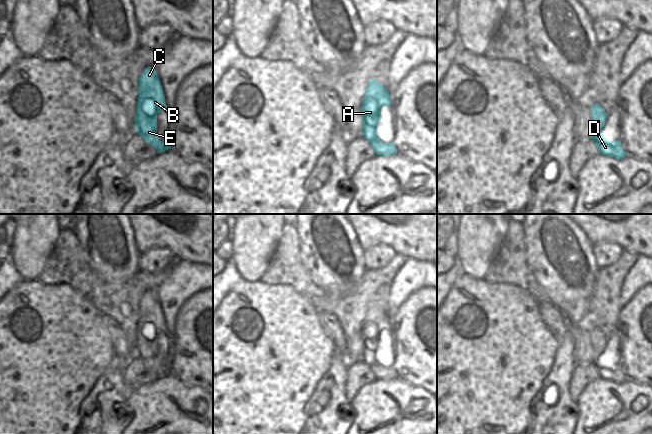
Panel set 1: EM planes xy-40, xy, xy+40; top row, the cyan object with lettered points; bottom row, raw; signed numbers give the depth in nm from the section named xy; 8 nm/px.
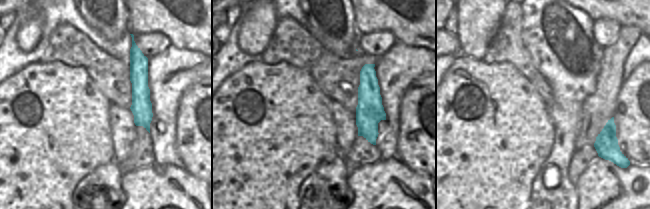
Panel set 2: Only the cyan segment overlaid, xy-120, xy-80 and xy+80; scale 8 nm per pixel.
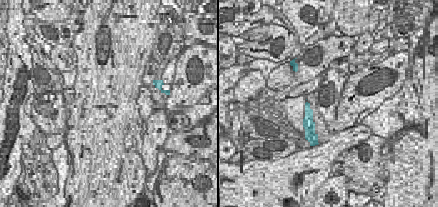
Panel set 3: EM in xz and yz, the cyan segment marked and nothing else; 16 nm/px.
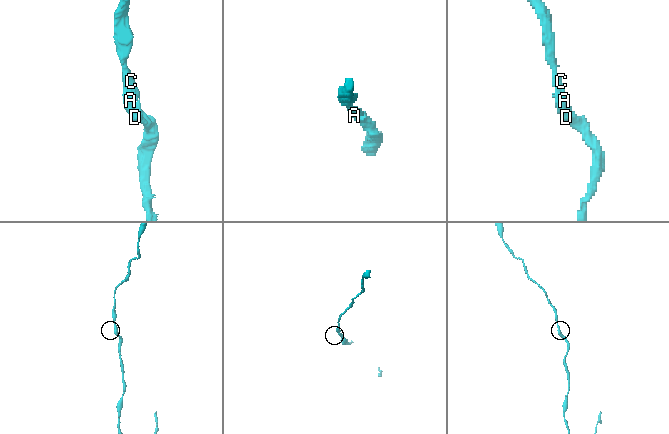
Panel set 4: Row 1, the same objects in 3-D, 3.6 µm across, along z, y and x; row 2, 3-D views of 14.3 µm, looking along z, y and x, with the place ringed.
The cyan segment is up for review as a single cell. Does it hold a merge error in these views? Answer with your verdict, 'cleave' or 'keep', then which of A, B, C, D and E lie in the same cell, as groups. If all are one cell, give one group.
keep; A B C D E

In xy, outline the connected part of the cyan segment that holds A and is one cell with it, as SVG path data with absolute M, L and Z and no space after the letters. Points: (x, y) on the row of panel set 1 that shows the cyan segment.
M370 79L361 104L361 110L363 112L363 136L371 143L371 146L377 155L394 155L397 153L397 148L394 142L383 143L379 139L379 132L377 131L377 126L381 120L381 108L390 104L391 95L389 94L387 87L384 87L376 79Z

